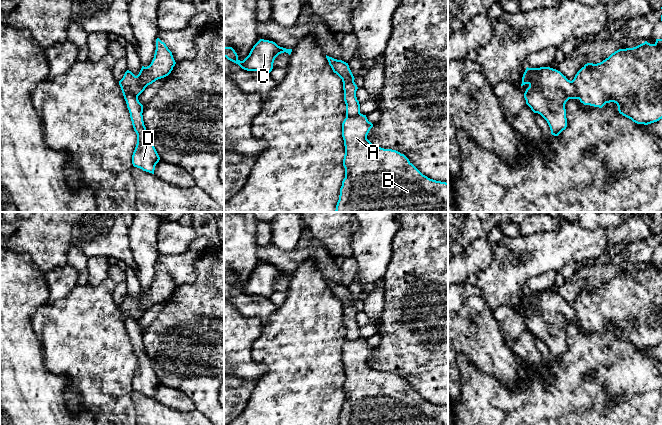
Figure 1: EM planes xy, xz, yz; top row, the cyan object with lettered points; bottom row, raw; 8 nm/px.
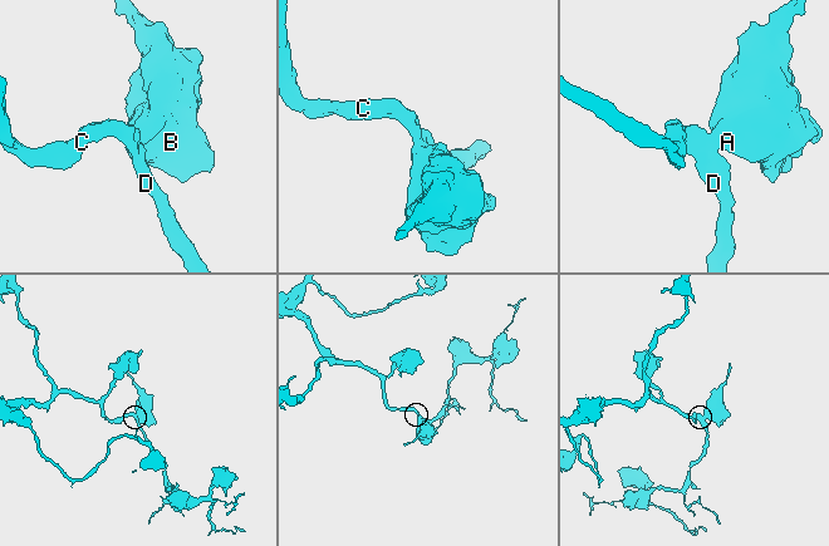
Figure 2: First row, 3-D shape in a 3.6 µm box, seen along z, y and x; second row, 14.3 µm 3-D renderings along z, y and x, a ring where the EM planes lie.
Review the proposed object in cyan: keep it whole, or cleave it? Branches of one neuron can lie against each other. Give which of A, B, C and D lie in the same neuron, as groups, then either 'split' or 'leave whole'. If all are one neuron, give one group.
A B / C D | split

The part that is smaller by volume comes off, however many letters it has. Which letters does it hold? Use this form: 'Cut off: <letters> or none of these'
Cut off: A, B

